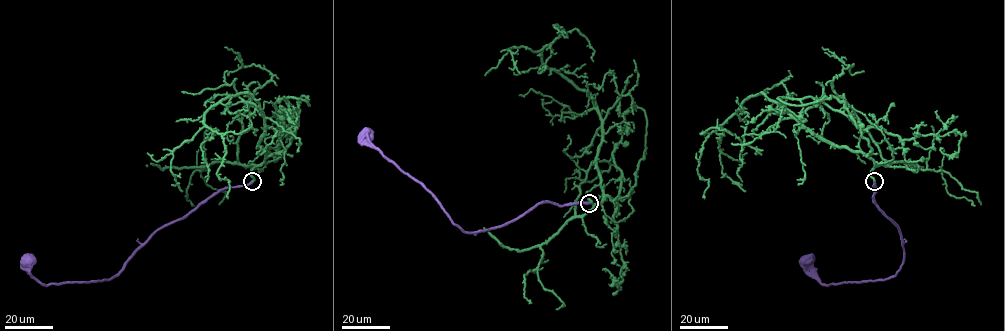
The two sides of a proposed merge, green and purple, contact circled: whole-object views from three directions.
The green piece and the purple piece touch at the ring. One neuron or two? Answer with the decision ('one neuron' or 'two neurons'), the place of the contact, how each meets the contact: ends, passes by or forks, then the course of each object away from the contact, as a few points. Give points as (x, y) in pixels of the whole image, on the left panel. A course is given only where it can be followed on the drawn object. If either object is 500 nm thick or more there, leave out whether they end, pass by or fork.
one neuron; at (252, 181); green ends there; purple ends there; green runs (252, 181), (289, 144), (305, 96), (309, 105), (275, 103), (285, 134), (276, 155), (265, 147); purple runs (252, 181), (223, 188), (182, 217), (160, 227), (109, 280), (43, 285), (28, 270), (28, 260)

